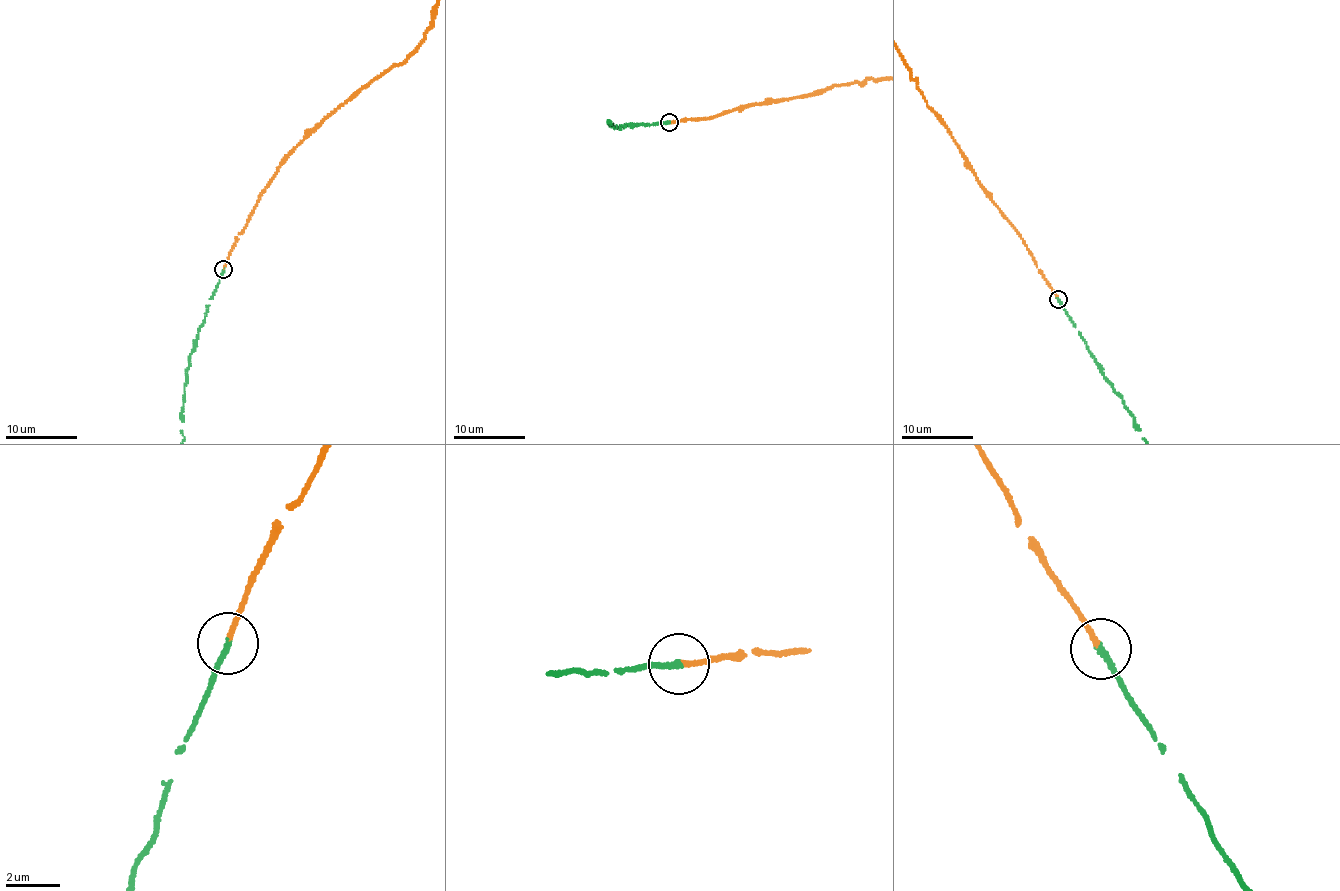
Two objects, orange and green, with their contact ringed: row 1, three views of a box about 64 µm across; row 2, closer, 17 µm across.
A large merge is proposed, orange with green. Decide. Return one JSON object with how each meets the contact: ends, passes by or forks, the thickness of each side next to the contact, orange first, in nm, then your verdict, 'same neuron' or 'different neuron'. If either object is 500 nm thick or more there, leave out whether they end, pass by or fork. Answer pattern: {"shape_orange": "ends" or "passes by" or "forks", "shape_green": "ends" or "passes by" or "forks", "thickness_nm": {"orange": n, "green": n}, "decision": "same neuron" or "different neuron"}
{"shape_orange": "ends", "shape_green": "ends", "thickness_nm": {"orange": 180, "green": 200}, "decision": "same neuron"}

